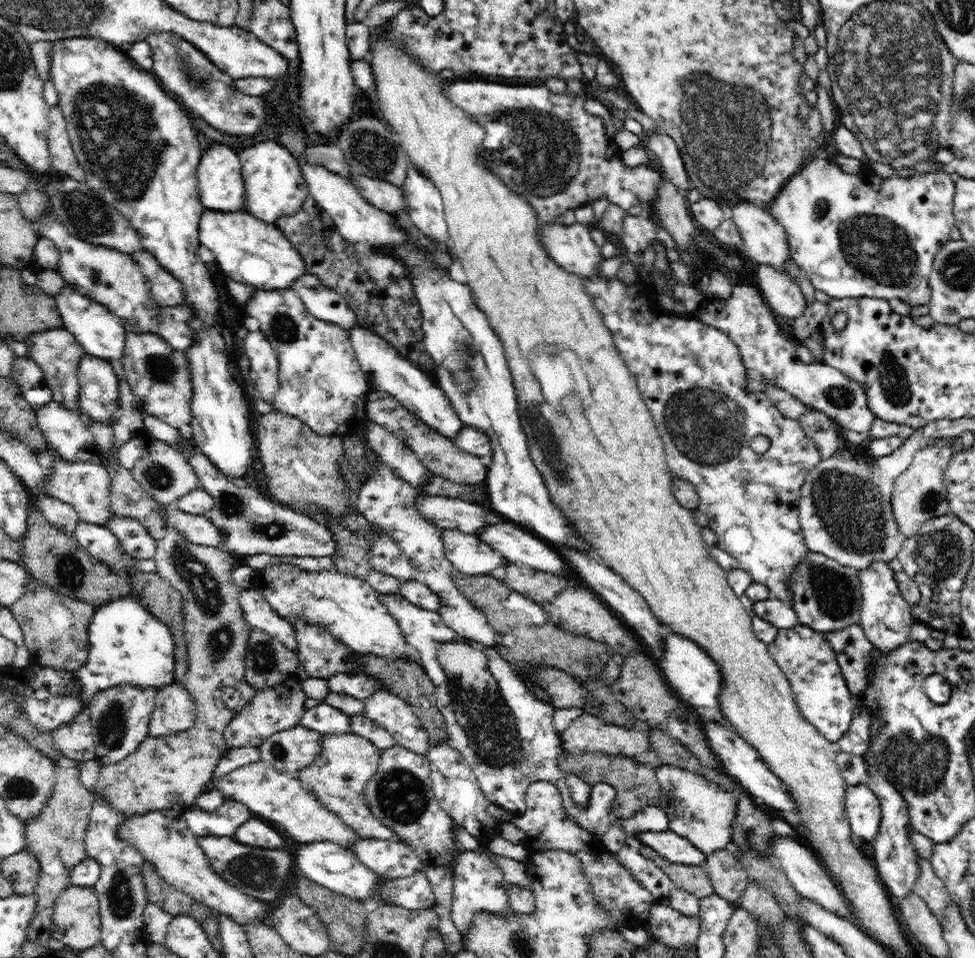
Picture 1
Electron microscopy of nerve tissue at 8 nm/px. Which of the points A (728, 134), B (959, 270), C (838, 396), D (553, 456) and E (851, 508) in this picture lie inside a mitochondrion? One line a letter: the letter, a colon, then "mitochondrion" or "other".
A: mitochondrion
B: mitochondrion
C: mitochondrion
D: mitochondrion
E: mitochondrion

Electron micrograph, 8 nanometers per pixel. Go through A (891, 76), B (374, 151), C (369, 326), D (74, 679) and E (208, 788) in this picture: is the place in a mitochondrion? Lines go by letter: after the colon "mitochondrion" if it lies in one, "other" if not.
A: mitochondrion
B: mitochondrion
C: other
D: other
E: other

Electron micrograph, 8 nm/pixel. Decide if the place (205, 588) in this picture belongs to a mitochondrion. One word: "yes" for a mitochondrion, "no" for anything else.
yes

